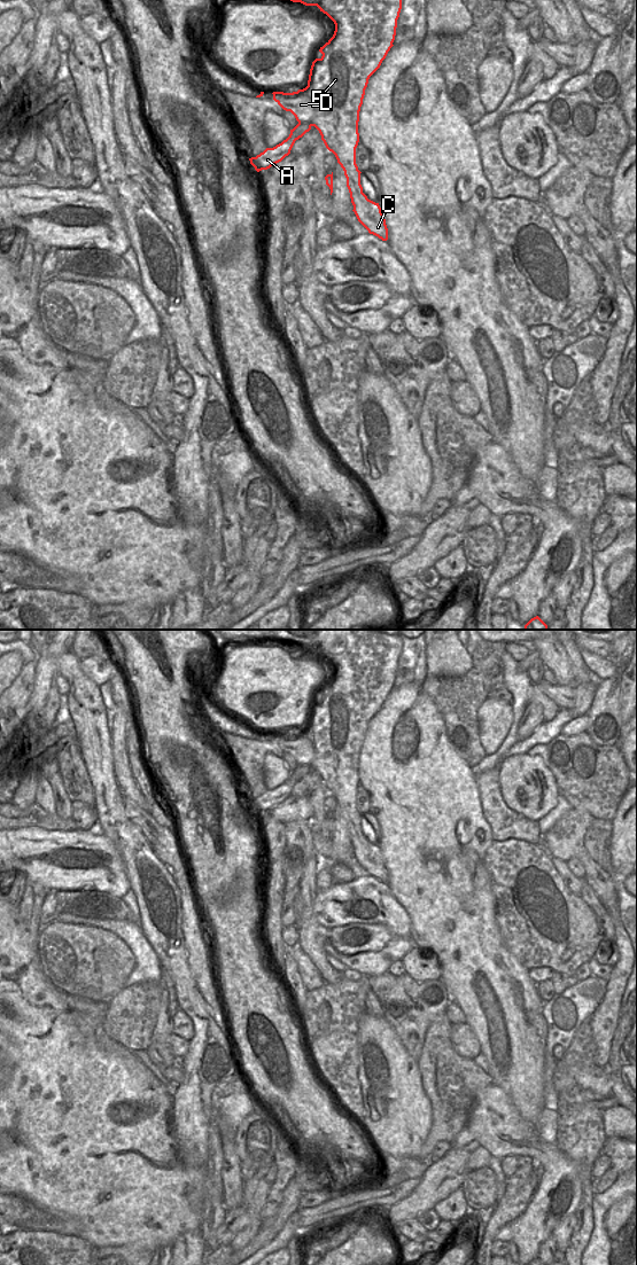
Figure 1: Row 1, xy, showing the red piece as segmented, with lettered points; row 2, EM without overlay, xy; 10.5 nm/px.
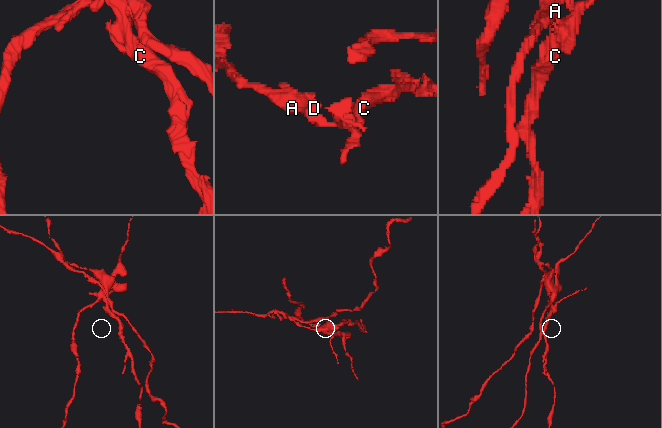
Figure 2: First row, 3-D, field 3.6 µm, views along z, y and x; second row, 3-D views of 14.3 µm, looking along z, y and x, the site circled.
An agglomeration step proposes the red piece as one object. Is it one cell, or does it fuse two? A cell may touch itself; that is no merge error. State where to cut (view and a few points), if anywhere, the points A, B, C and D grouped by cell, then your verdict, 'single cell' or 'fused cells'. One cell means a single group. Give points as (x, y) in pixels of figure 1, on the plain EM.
xy (307, 728), (311, 733), (313, 758), (309, 763), (298, 766) | A B C / D | fused cells

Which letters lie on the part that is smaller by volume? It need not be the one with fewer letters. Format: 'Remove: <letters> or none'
Remove: D

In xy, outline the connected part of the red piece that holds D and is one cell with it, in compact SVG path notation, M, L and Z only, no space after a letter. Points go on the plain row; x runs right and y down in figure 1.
M309 729L293 735L273 734L273 742L286 753L290 753L298 766L310 764L314 757L312 733Z

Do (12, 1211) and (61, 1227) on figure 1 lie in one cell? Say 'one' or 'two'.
one

